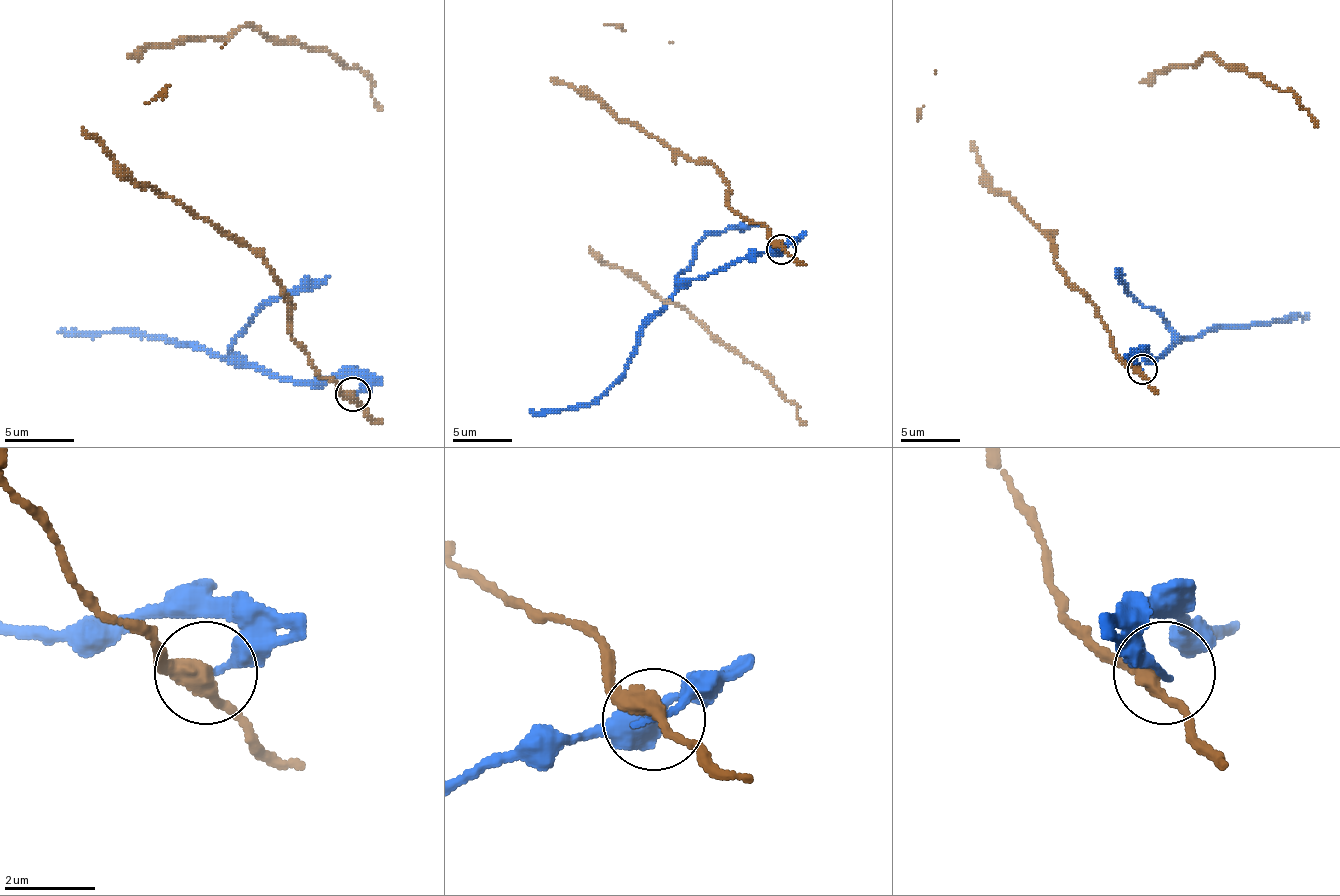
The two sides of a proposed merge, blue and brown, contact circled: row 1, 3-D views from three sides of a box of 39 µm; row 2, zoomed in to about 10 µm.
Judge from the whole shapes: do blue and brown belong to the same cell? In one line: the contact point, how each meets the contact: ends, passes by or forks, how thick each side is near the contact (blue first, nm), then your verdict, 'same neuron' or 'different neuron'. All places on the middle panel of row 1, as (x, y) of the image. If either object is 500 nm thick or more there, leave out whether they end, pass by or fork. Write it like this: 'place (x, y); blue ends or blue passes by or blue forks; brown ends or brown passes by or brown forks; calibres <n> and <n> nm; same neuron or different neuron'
place (781, 249); blue ends; brown passes by; calibres 170 and 360 nm; different neuron

